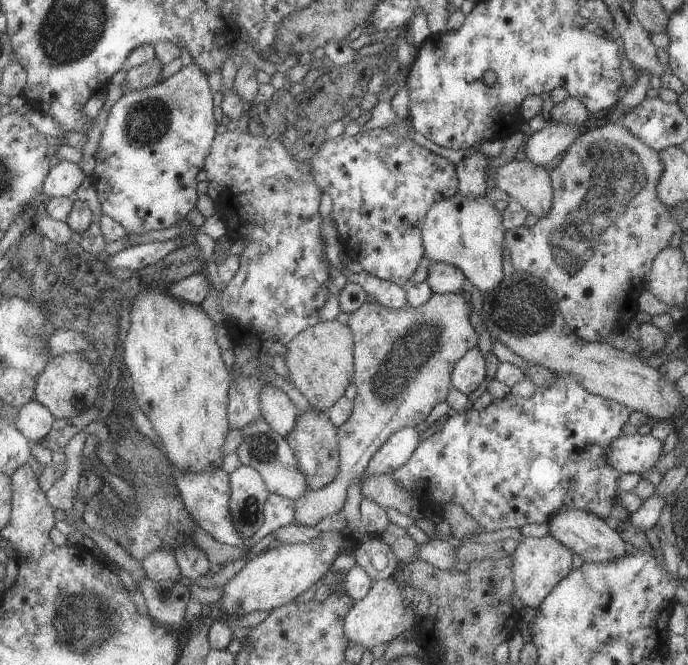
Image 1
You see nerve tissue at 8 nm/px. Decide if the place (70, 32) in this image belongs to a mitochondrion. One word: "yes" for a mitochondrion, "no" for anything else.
yes

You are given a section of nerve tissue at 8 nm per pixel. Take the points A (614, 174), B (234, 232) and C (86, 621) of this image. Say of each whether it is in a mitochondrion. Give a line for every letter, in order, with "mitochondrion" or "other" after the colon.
A: mitochondrion
B: other
C: mitochondrion

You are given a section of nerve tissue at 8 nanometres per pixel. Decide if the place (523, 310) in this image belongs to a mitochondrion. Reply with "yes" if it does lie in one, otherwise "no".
yes

